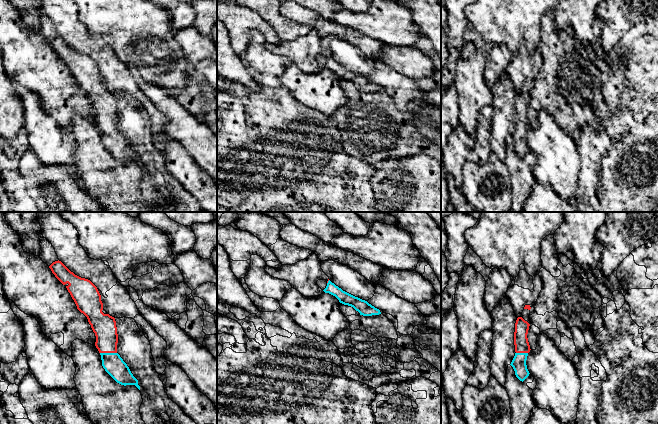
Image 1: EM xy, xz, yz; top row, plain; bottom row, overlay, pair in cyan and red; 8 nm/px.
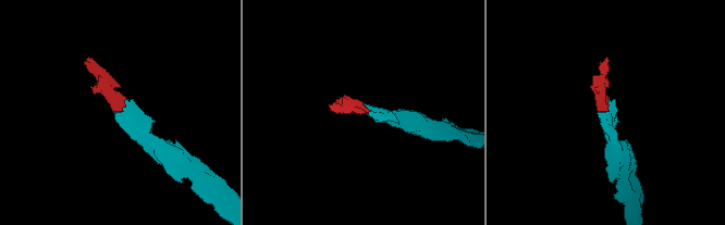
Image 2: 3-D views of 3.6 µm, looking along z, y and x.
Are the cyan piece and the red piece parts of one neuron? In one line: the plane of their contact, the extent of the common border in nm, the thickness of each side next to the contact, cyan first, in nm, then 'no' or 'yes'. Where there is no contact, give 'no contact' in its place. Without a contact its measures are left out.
contact in xy; length 140 nm; calibres 160 and 190 nm; yes

